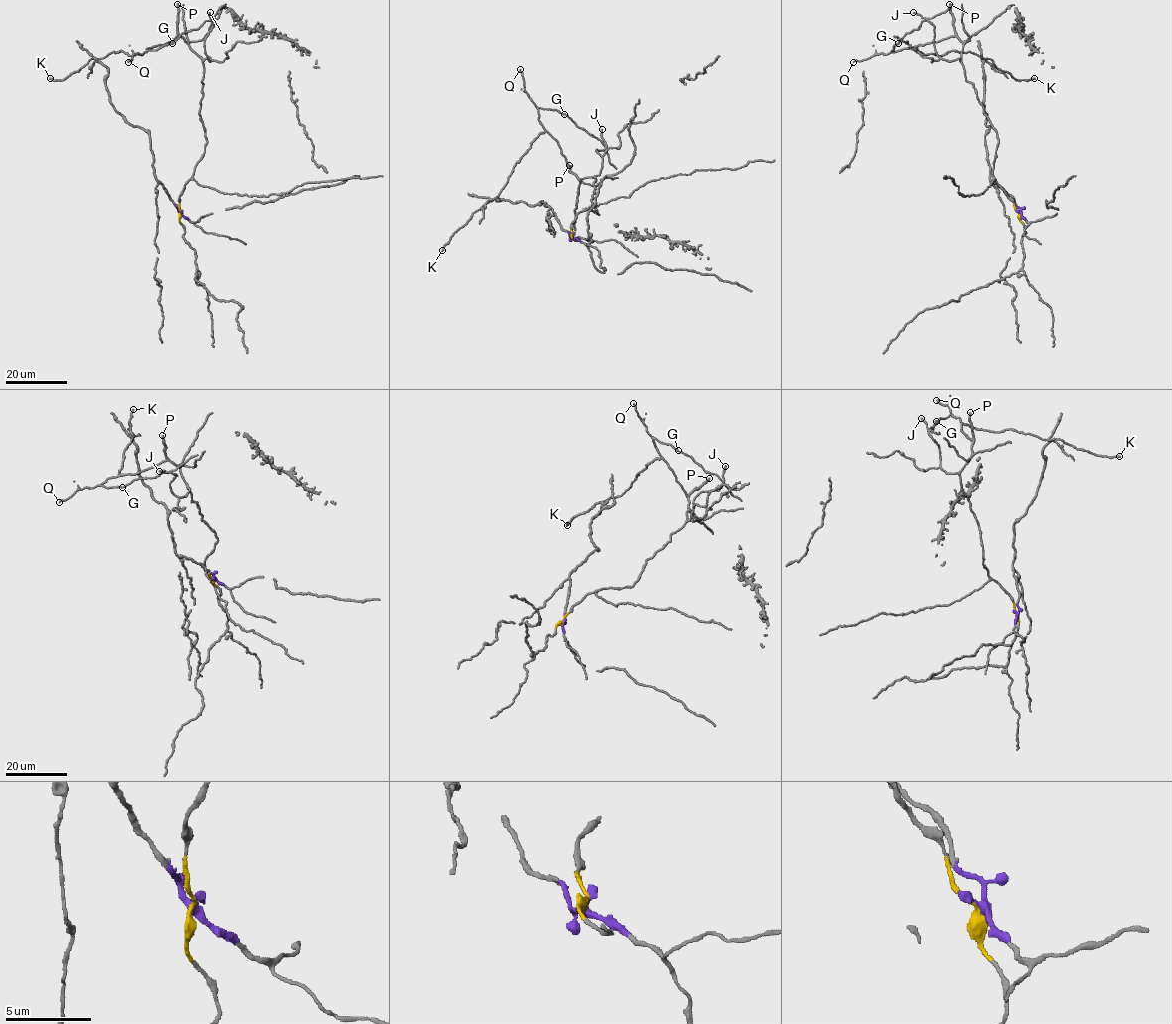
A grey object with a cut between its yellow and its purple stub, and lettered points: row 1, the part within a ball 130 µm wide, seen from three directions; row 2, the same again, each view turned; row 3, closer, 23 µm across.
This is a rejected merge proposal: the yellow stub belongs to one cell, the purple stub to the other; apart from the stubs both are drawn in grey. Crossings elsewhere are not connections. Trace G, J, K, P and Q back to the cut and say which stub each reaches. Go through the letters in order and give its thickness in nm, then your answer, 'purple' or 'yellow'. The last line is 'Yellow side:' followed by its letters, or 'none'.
G: 140 nm thick; yellow
J: 200 nm thick; yellow
K: 200 nm thick; yellow
P: 280 nm thick; yellow
Q: 80 nm thick; yellow
Yellow side: G, J, K, P, Q

